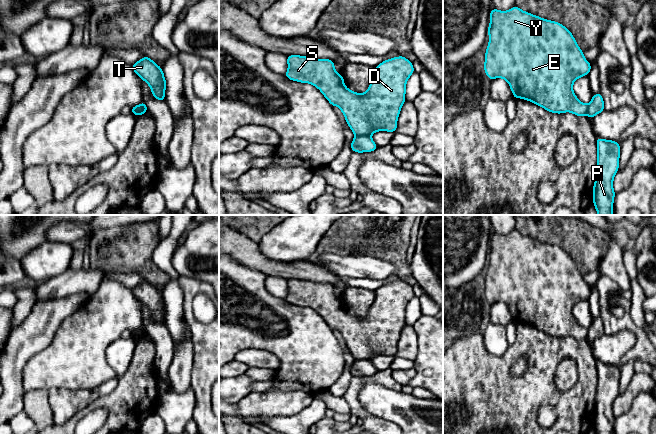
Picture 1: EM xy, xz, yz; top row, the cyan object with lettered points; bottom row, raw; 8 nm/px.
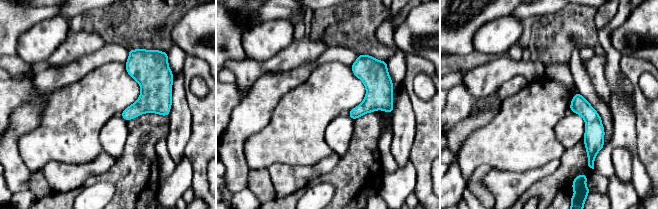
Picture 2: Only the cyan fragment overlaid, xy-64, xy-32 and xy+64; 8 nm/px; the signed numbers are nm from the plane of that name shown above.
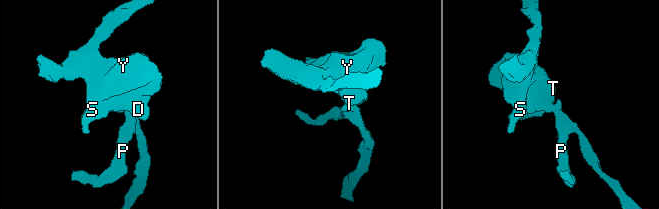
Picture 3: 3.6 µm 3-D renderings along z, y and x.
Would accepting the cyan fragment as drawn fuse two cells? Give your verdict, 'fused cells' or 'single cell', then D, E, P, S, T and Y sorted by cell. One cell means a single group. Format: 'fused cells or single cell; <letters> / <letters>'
fused cells; D E S T Y / P

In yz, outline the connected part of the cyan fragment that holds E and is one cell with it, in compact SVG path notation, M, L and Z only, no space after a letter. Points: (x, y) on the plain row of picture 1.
M515 229L508 235L492 232L488 258L489 268L485 276L484 295L490 304L505 303L514 322L533 326L551 337L571 336L576 340L587 338L588 329L576 321L573 307L578 302L589 298L591 287L585 283L572 257L564 249L525 236Z

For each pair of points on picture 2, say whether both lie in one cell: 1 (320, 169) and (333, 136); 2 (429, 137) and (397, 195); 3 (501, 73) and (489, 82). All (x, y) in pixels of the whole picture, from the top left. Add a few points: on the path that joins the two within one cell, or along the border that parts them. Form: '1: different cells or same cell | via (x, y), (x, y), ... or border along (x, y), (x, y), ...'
1: different cells | border along (333, 152), (339, 157)
2: different cells | border along (410, 160), (415, 168), (415, 187), (413, 189)
3: same cell | via (498, 73), (492, 79)

